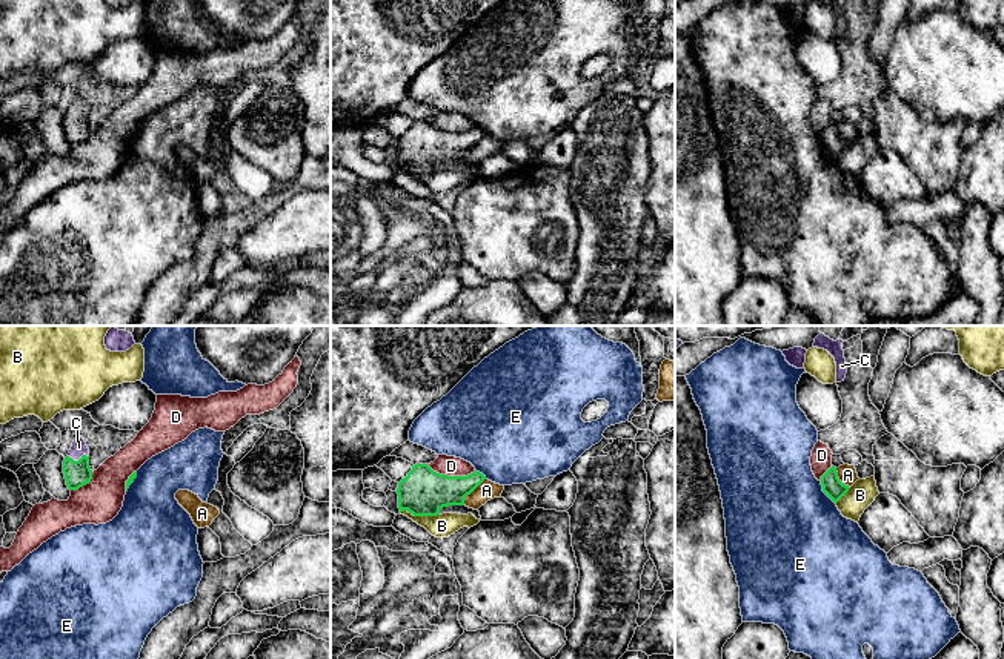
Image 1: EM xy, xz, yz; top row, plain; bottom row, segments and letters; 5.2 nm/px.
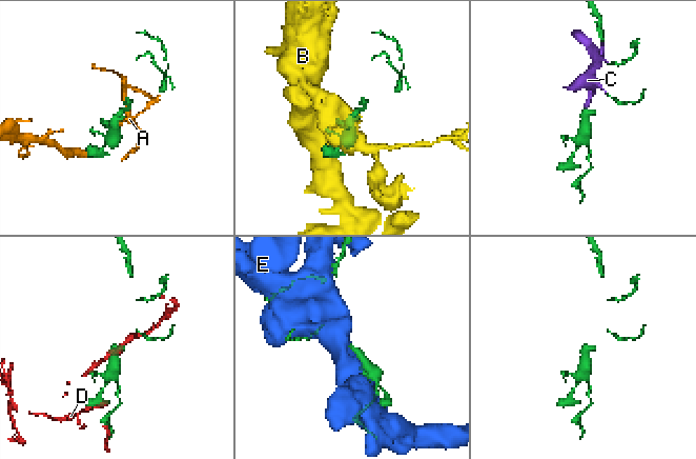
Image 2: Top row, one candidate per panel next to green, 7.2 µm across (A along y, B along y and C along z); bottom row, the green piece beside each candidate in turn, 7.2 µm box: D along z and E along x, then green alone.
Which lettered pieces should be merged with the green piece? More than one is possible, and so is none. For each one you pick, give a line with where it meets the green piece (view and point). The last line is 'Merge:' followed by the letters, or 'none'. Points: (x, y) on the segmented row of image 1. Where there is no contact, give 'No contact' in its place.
C: Touches green at xy (79, 460)
Merge: C

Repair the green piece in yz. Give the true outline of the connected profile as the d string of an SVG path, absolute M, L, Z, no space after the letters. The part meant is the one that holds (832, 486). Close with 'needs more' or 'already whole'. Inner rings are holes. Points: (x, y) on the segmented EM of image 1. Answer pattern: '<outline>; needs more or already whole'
M830 467L821 476L823 492L836 504L847 492L849 485L843 484L838 478L836 467Z; already whole

